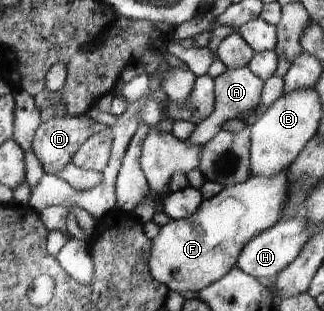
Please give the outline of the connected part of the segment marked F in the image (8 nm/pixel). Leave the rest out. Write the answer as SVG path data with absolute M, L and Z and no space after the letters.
M287 169L270 177L252 174L242 183L223 187L213 198L204 200L195 214L184 219L171 219L168 224L161 226L159 234L153 240L149 260L150 273L155 280L166 284L168 289L182 295L199 292L202 288L222 279L237 266L239 255L251 239L274 227L279 221L287 219L284 217L290 210L291 188L292 176Z

